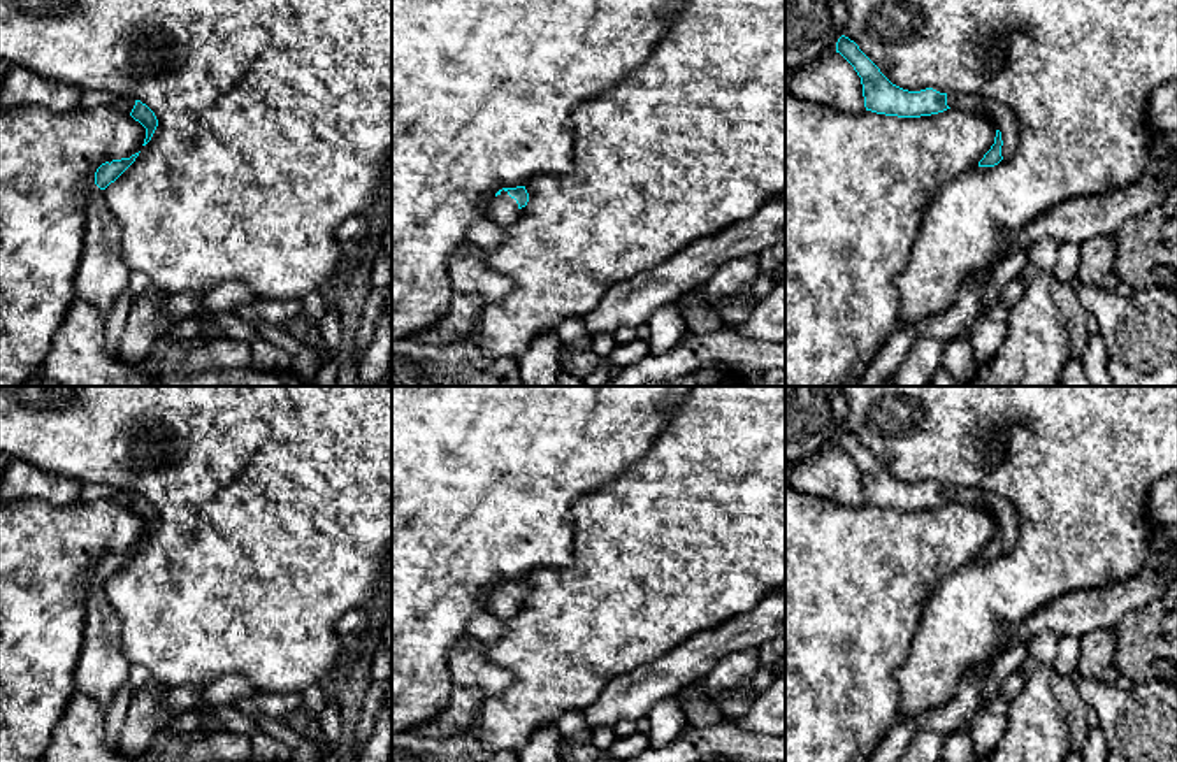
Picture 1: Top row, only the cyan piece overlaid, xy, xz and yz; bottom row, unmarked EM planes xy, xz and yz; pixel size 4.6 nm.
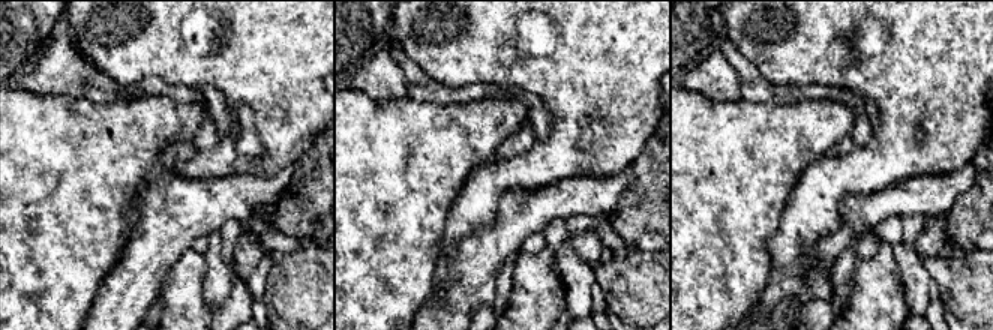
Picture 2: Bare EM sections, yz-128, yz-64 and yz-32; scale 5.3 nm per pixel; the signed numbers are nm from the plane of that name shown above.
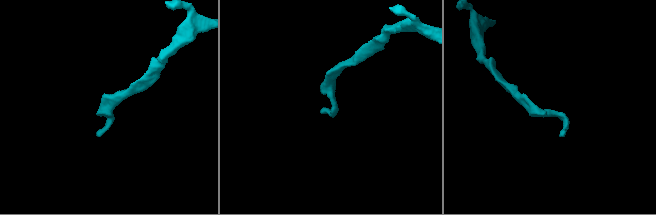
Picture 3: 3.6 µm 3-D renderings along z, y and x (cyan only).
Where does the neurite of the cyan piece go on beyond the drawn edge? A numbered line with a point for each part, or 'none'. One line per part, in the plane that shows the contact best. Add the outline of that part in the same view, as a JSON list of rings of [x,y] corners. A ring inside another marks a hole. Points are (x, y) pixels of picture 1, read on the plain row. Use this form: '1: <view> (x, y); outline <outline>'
1: xz (503, 603); outline [[[501,585],[488,595],[488,613],[501,620],[508,620],[520,611],[520,602],[515,592],[508,585]]]

